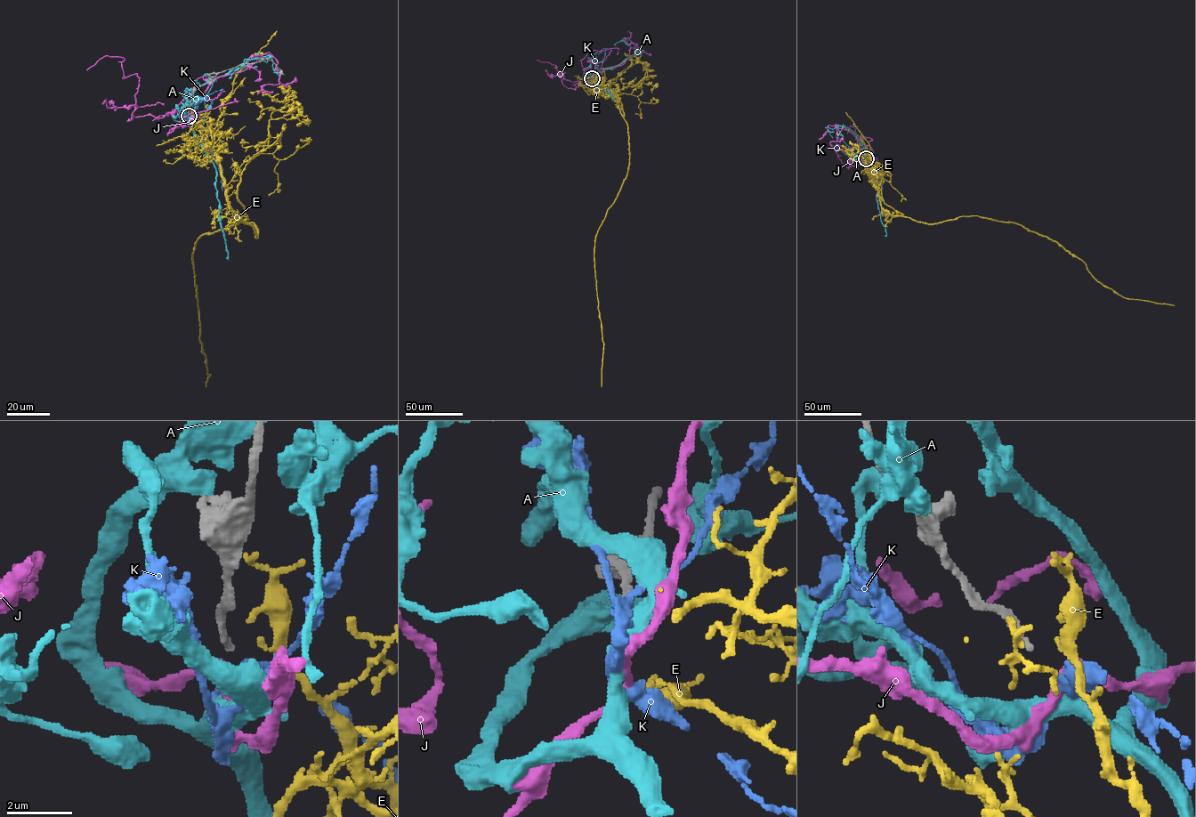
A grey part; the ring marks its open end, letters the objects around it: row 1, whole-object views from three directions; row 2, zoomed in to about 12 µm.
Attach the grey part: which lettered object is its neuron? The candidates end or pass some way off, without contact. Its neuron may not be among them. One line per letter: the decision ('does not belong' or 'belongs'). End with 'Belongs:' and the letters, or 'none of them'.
A: does not belong
E: does not belong
J: does not belong
K: belongs
Belongs: K

